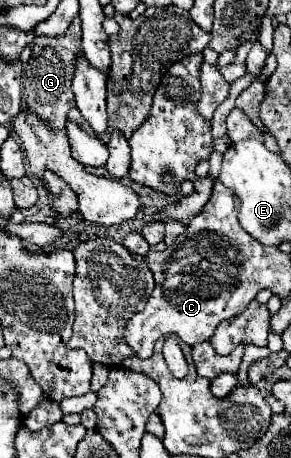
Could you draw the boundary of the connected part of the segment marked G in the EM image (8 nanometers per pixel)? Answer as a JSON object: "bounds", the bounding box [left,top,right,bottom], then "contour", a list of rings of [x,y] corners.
{"bounds":[23,17,81,127],"contour":[[[75,17],[67,29],[67,33],[59,37],[35,37],[31,43],[31,59],[27,61],[23,69],[23,91],[25,91],[25,103],[31,111],[37,115],[43,115],[51,127],[65,127],[69,109],[75,107],[75,97],[71,91],[71,79],[73,79],[73,67],[77,53],[81,51],[81,19]]]}

